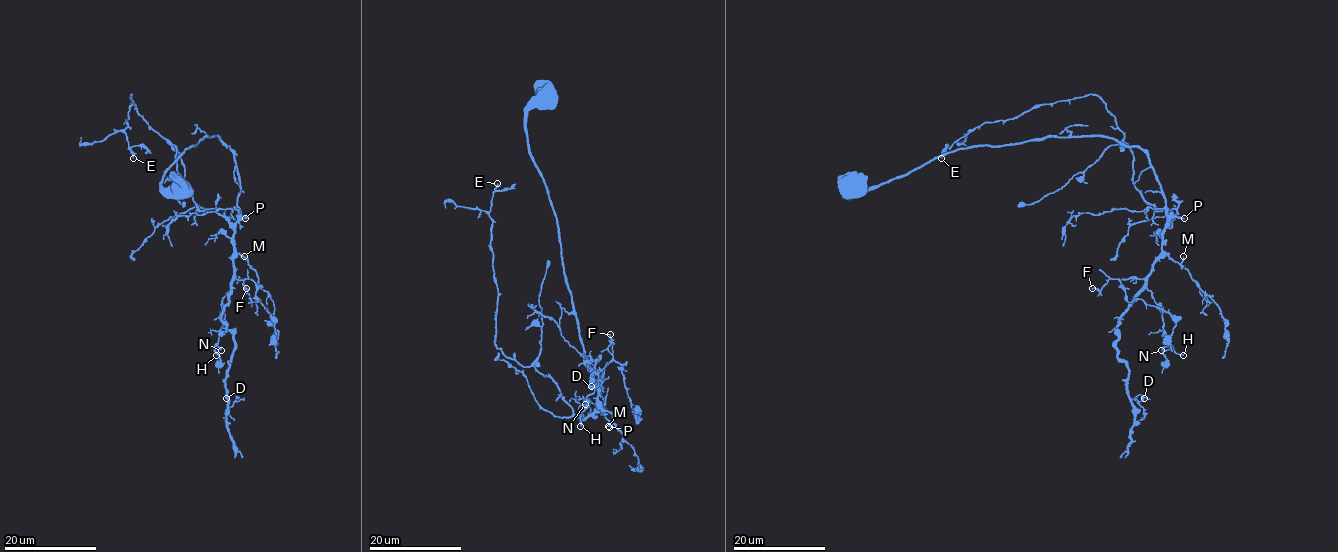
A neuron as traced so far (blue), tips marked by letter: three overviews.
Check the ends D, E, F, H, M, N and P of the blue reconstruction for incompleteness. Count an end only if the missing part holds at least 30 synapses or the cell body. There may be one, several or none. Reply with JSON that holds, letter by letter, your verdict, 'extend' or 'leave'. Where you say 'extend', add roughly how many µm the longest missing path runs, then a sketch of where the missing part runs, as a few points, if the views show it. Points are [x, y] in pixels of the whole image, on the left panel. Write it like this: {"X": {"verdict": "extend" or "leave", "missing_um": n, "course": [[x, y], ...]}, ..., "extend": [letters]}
{"D": {"verdict": "leave"}, "E": {"verdict": "leave"}, "F": {"verdict": "leave"}, "H": {"verdict": "leave"}, "M": {"verdict": "leave"}, "N": {"verdict": "leave"}, "P": {"verdict": "extend", "missing_um": 80, "course": [[245, 218], [221, 210], [195, 209], [159, 218], [134, 237], [94, 298], [95, 323], [89, 339]]}, "extend": ["P"]}

